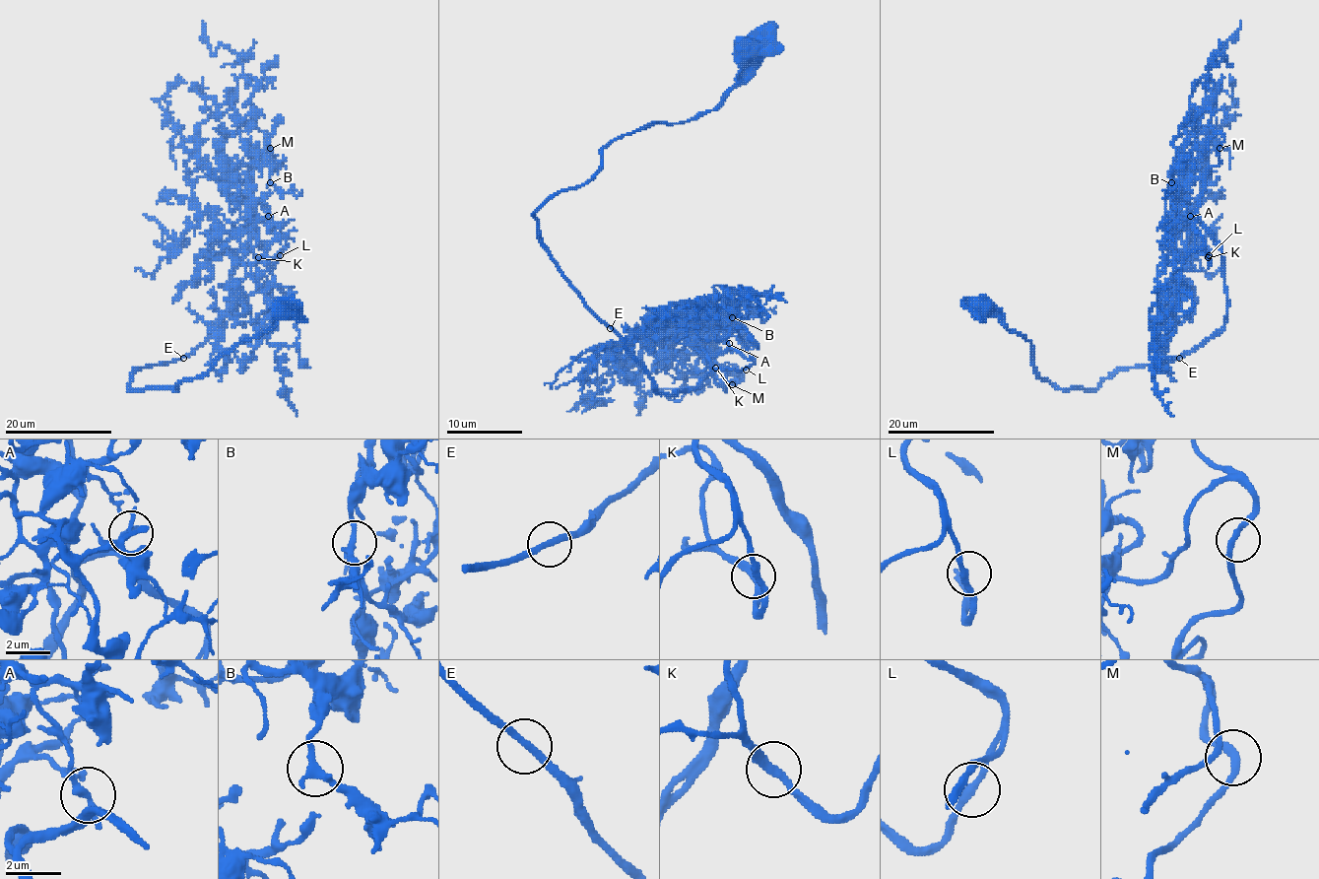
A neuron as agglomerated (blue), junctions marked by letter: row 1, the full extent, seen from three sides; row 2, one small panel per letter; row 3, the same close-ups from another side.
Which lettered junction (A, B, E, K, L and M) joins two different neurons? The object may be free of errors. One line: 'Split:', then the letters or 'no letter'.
Split: no letter

